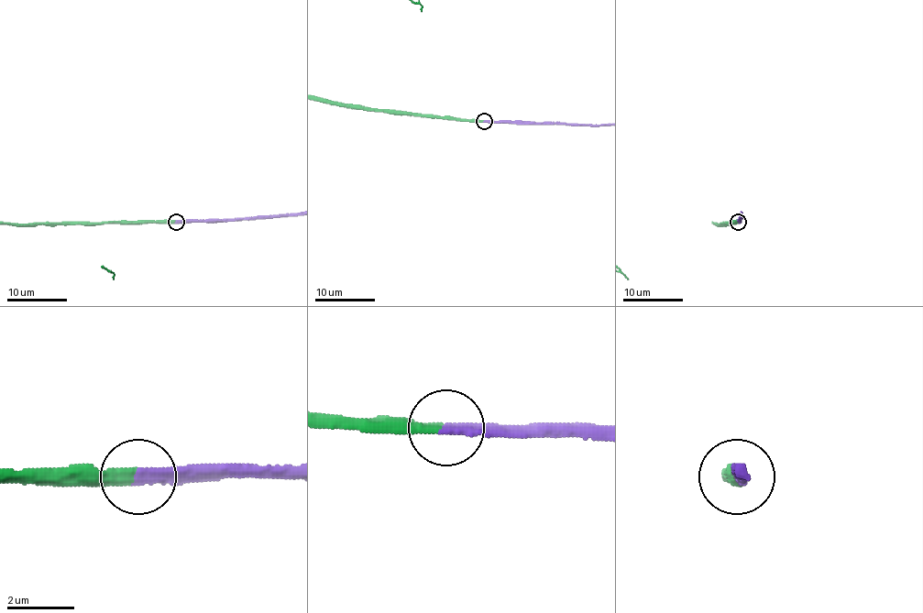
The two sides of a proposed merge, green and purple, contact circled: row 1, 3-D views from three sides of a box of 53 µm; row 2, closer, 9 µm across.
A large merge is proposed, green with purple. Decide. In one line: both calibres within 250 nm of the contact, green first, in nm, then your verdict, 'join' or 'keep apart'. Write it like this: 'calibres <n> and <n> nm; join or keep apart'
calibres 320 and 360 nm; join

